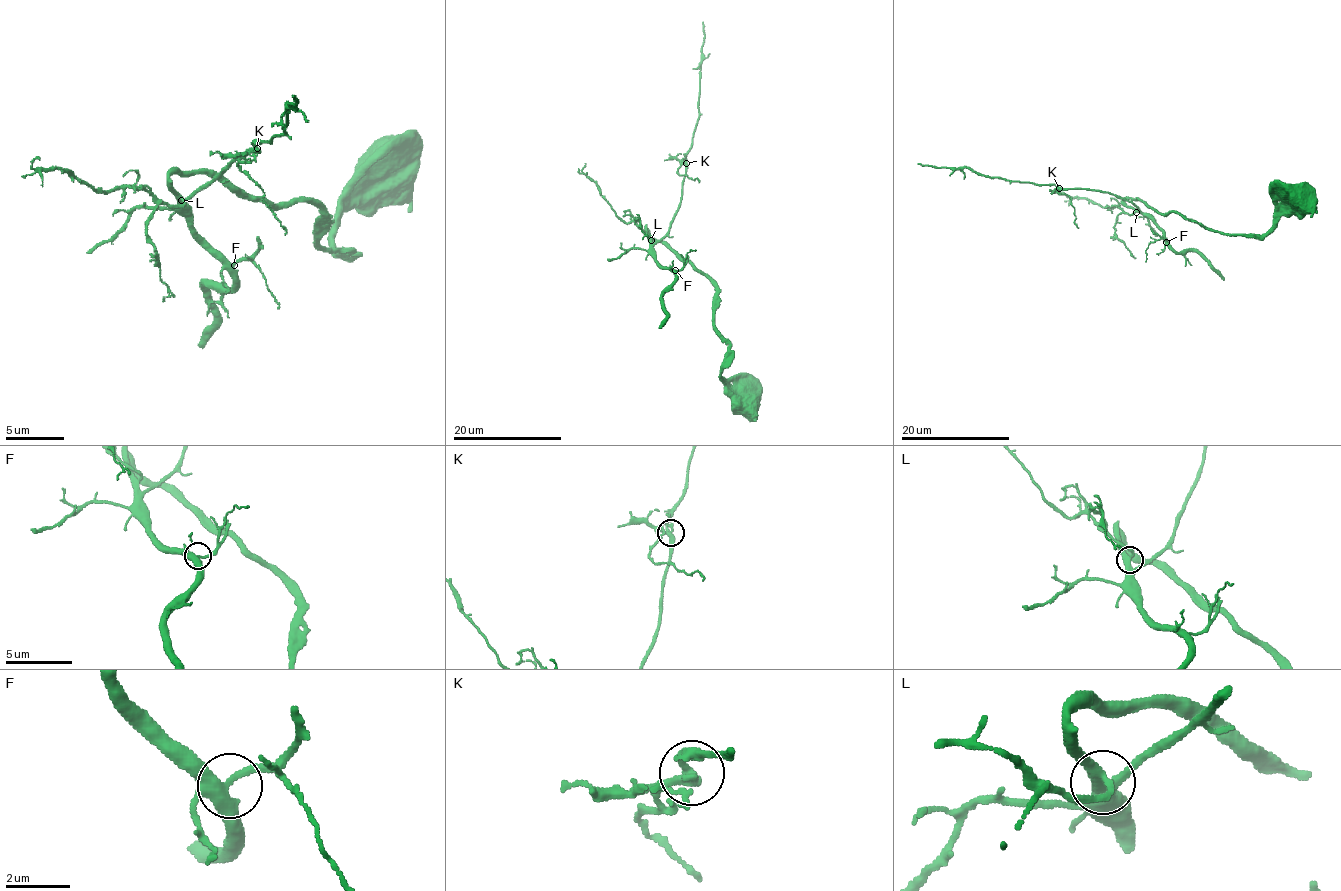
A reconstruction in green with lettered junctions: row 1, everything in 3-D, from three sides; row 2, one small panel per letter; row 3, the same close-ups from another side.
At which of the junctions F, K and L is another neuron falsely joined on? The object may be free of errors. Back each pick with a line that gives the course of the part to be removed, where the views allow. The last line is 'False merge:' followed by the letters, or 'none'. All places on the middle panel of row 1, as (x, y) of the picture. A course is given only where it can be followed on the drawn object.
False merge: none

